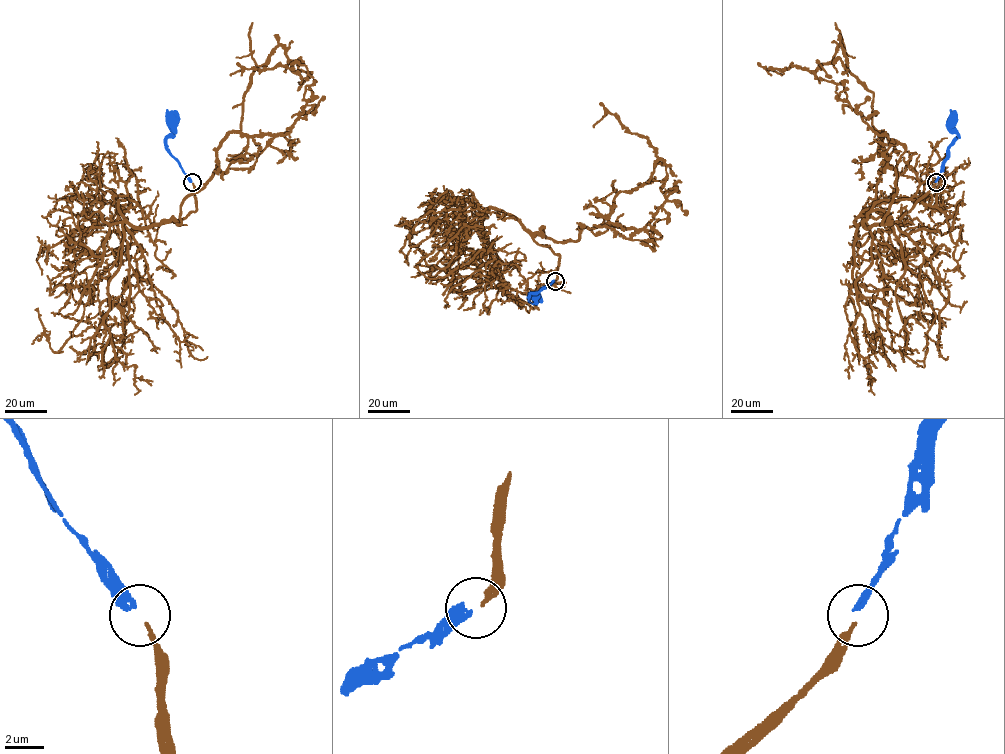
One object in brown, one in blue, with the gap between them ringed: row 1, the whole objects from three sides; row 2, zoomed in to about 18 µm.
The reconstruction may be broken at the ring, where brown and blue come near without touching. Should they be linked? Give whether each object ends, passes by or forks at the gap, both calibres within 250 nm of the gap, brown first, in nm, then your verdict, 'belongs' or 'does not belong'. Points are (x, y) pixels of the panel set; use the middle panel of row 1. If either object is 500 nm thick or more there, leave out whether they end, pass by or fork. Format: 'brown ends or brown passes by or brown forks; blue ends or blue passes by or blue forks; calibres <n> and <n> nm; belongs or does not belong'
brown ends; blue ends; calibres 200 and 340 nm; belongs

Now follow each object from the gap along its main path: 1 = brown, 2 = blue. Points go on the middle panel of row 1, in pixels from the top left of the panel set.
1: (555, 280), (559, 256), (531, 235), (542, 227), (576, 241), (657, 159), (615, 114), (593, 127)
2: (554, 281), (530, 294), (529, 301), (534, 303), (536, 296)

